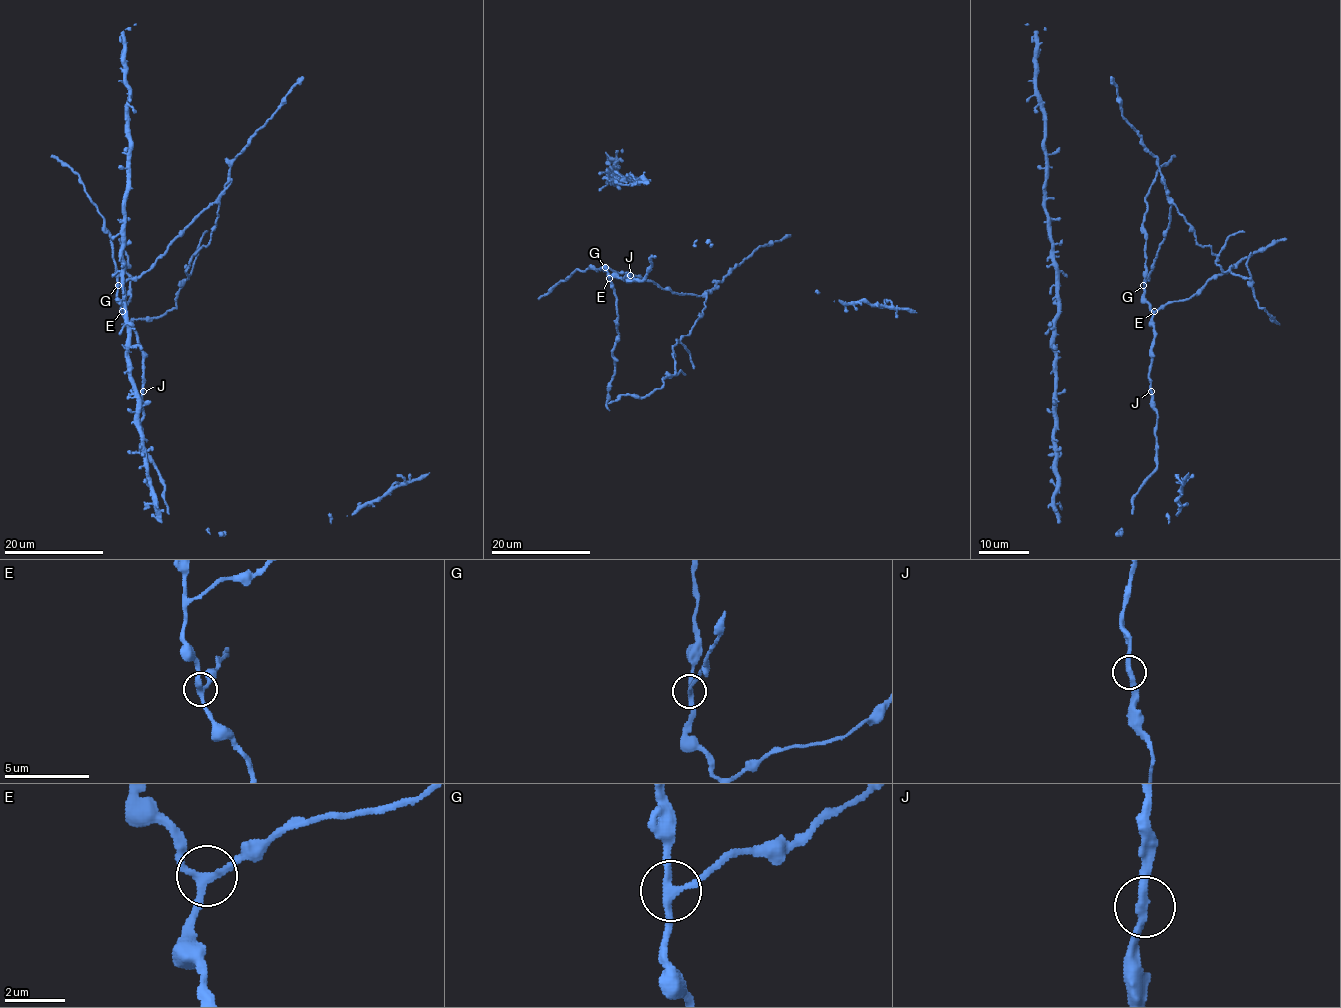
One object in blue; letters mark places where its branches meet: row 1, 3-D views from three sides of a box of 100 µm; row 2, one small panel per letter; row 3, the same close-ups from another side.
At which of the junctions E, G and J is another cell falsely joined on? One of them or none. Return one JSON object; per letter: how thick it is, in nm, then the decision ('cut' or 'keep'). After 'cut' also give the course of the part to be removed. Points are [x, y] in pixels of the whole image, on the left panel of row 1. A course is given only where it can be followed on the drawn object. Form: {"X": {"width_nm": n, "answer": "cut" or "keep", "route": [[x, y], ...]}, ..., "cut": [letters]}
{"E": {"width_nm": 240, "answer": "keep"}, "G": {"width_nm": 240, "answer": "cut", "route": [[118, 285], [144, 274], [204, 210], [219, 204], [210, 242], [191, 256], [176, 307], [122, 325]]}, "J": {"width_nm": 280, "answer": "keep"}, "cut": ["G"]}

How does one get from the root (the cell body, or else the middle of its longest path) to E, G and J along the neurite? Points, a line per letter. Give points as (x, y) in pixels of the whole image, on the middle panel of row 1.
E: (651, 266), (641, 281), (627, 281), (630, 273), (625, 278), (609, 278)
G: (651, 266), (641, 281), (627, 281), (630, 273), (625, 278), (610, 277), (605, 267)
J: (651, 266), (641, 281), (627, 281), (630, 275)

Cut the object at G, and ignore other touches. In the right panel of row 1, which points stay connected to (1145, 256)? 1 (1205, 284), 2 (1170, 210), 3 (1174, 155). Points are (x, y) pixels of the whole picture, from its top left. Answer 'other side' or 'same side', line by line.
1: same side
2: other side
3: same side

